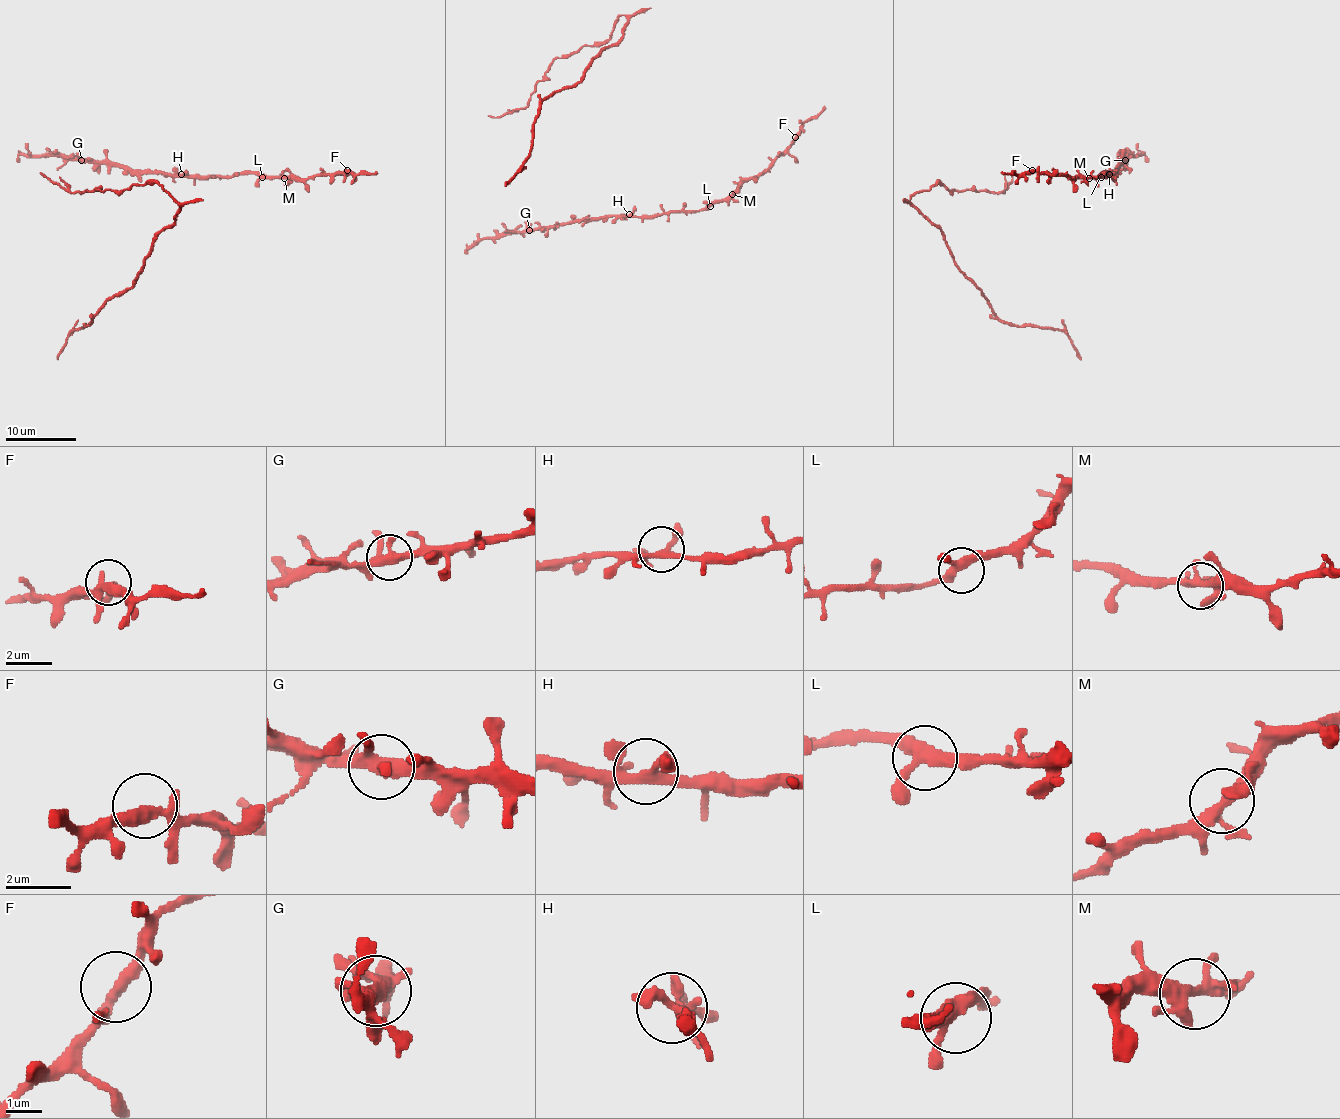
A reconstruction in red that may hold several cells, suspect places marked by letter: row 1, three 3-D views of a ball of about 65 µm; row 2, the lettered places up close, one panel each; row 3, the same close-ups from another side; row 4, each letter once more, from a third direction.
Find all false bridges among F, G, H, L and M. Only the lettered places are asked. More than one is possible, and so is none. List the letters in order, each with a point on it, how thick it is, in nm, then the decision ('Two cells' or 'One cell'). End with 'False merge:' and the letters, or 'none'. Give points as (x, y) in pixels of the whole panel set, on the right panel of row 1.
F: Place: (1032, 170). Thickness 280 nm. One cell
G: Place: (1125, 160). Thickness 360 nm. One cell
H: Place: (1109, 174). Thickness 260 nm. One cell
L: Place: (1101, 177). Thickness 360 nm. One cell
M: Place: (1089, 178). Thickness 280 nm. One cell
False merge: none

